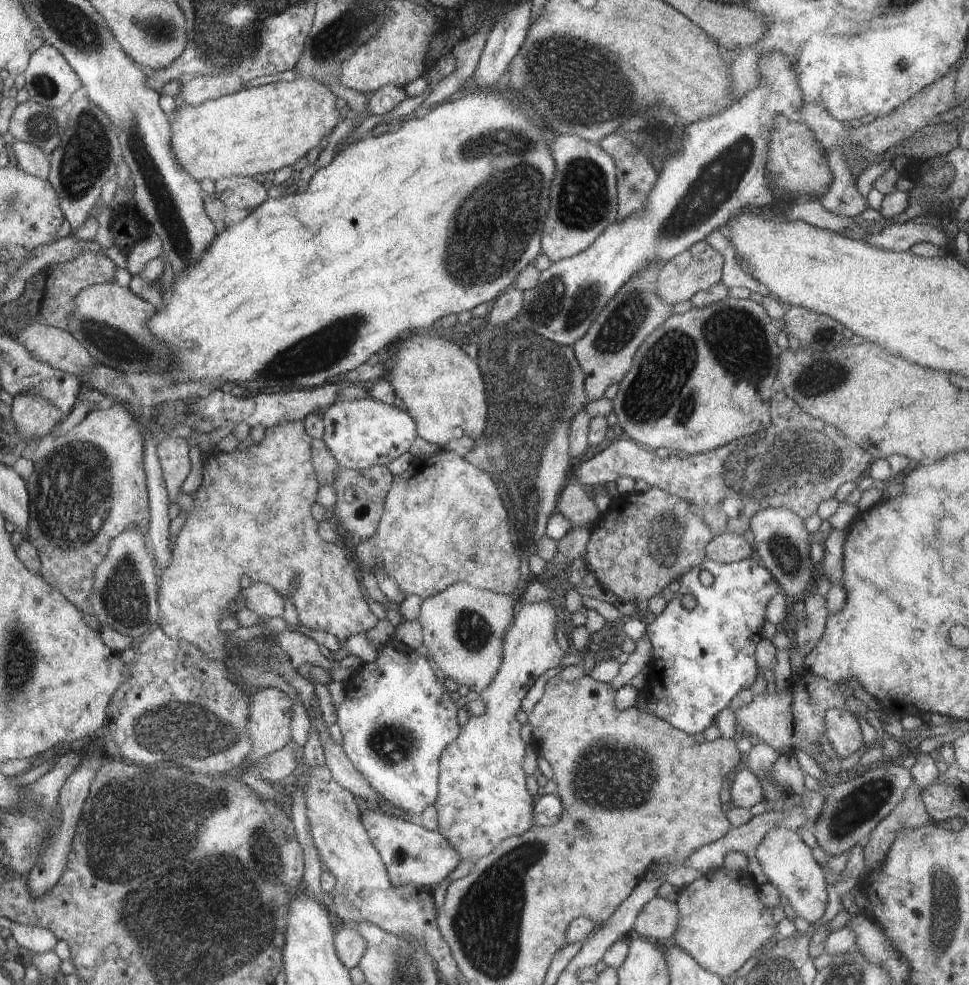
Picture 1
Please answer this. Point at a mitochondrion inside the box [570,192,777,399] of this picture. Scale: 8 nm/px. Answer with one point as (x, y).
(615, 333)

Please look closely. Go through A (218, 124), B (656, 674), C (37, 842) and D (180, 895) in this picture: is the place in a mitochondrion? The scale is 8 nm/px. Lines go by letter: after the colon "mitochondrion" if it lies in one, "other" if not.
A: other
B: other
C: mitochondrion
D: mitochondrion

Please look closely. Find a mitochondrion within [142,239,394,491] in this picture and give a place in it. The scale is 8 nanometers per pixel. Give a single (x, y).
(312, 354)

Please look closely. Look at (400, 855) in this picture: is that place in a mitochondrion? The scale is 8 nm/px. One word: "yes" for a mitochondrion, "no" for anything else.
no

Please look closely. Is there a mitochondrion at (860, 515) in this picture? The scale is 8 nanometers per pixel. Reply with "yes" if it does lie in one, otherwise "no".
no

